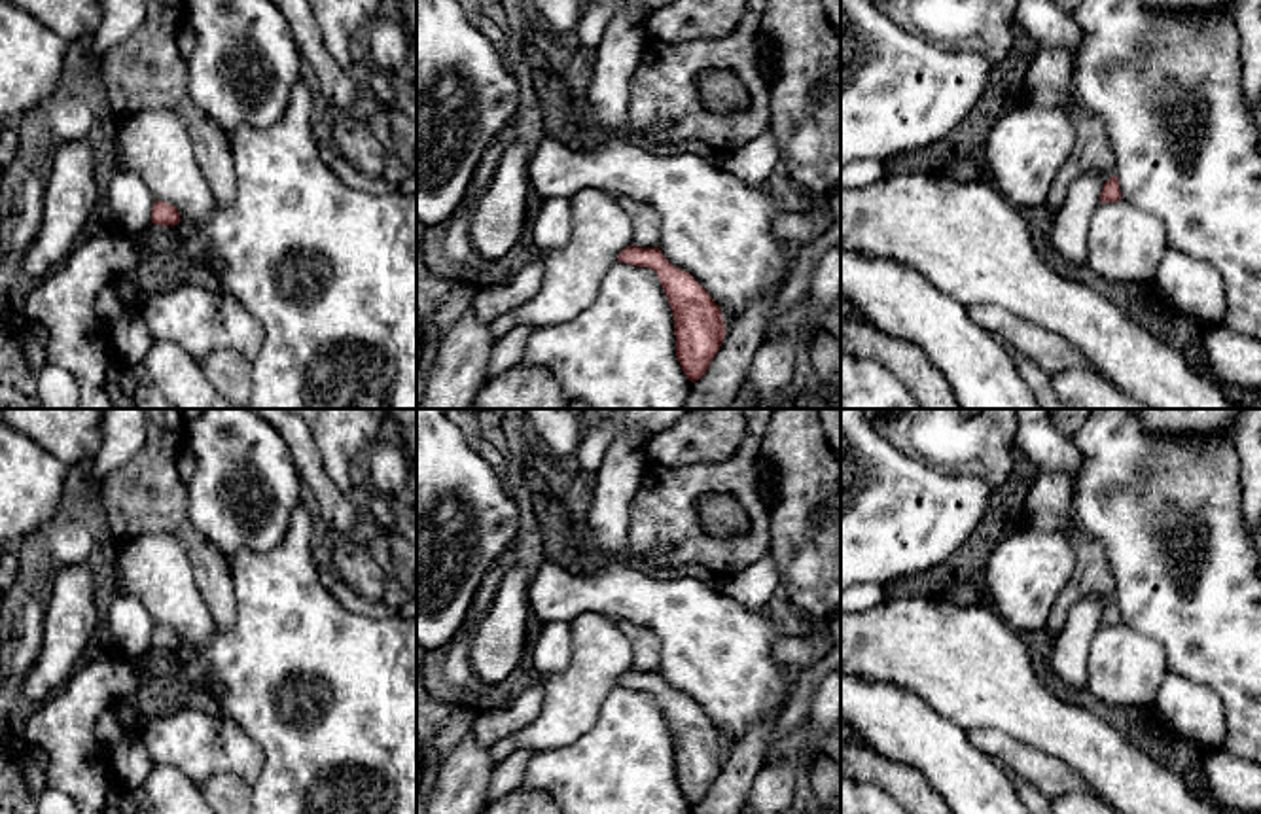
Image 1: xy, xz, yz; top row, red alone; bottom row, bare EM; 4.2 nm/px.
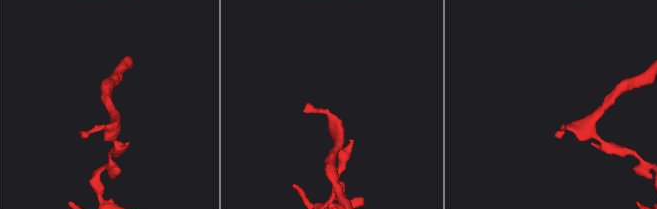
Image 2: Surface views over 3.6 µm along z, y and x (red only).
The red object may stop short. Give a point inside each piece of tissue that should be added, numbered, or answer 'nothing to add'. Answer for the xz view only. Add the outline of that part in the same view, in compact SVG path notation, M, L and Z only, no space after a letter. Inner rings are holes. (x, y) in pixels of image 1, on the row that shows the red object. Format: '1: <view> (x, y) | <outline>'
nothing to add

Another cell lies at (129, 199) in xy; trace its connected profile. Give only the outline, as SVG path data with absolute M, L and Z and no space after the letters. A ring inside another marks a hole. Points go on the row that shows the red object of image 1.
M117 167L115 174L108 186L108 203L110 210L121 231L127 235L138 235L151 223L153 195L140 176L134 172Z

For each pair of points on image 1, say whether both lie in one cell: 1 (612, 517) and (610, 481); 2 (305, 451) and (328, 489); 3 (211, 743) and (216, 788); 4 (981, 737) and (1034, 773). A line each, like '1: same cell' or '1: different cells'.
1: same cell
2: same cell
3: different cells
4: same cell

